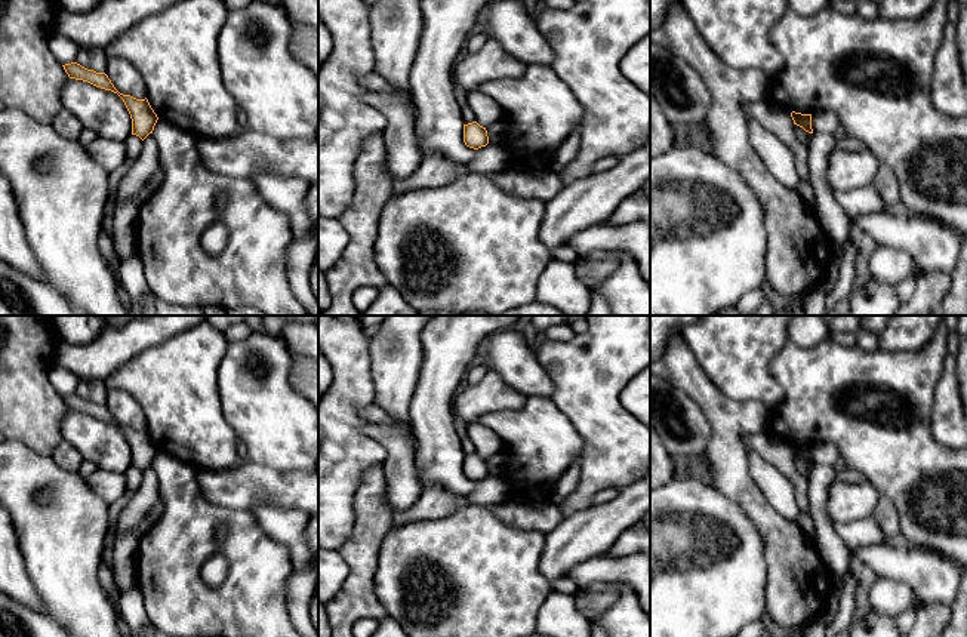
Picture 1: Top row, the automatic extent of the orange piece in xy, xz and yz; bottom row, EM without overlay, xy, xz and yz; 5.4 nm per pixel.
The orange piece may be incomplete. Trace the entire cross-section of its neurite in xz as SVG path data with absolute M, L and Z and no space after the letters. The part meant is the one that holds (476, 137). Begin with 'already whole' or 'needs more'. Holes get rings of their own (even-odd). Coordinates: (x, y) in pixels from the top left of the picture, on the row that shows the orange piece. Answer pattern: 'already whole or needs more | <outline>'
already whole | M477 121L464 124L464 142L474 150L486 147L489 144L486 127L480 126Z

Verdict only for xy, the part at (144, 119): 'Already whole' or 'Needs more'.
Already whole

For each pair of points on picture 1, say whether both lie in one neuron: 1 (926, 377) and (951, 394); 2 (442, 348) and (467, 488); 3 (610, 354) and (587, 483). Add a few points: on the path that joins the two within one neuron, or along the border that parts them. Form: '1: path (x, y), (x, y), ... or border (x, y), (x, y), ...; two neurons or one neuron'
1: border (948, 353), (935, 387), (930, 417); two neurons
2: path (439, 382), (439, 454); one neuron
3: path (601, 387), (601, 451); one neuron

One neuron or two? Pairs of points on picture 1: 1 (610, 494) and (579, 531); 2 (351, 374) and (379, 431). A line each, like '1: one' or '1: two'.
1: two
2: two

